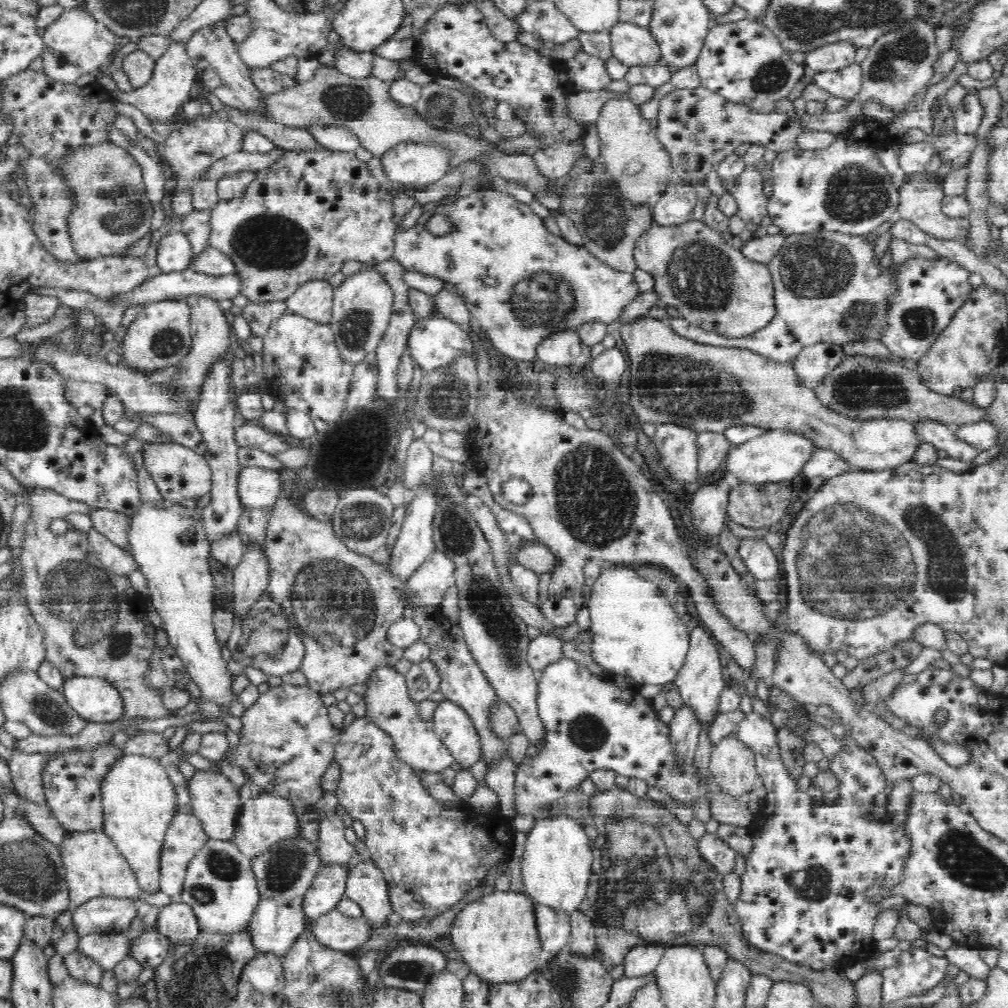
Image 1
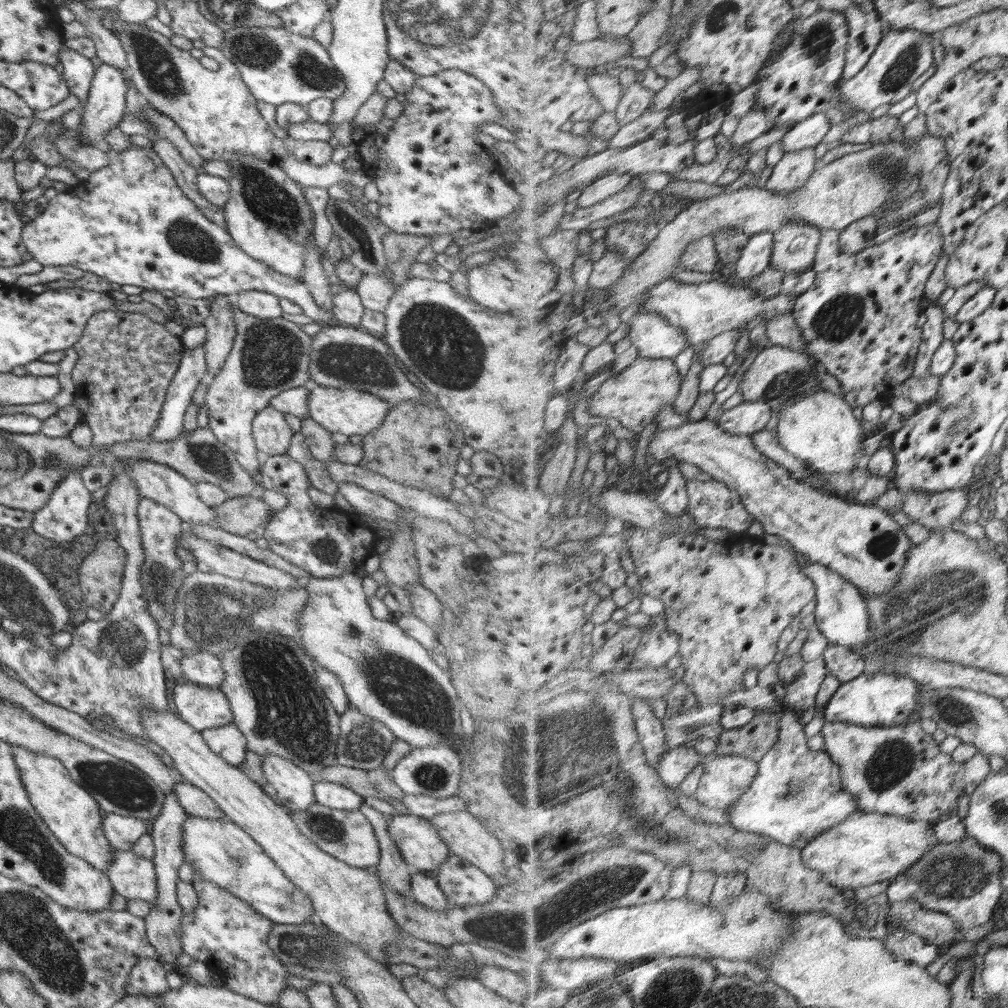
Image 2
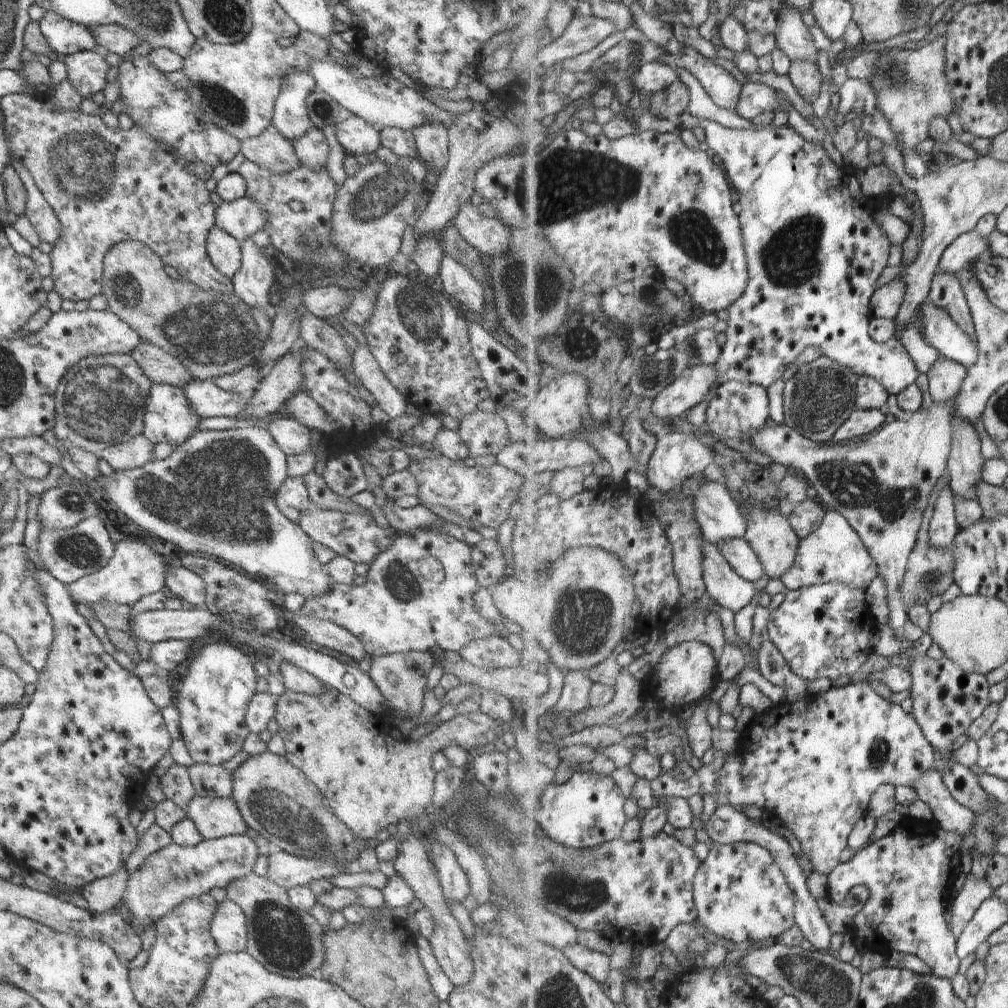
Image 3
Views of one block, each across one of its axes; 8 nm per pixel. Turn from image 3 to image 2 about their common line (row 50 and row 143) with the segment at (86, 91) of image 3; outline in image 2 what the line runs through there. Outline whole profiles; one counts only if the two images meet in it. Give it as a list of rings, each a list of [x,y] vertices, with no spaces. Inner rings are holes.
[[[102,63],[100,67],[95,68],[87,101],[83,108],[80,108],[83,122],[79,130],[83,142],[102,145],[107,132],[120,126],[123,112],[125,112],[125,96],[129,89],[126,79],[119,68],[109,64]]]

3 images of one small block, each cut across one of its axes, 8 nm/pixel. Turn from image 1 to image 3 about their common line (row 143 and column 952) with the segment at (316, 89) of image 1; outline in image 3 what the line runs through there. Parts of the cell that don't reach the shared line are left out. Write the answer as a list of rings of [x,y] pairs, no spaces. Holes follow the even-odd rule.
[[[942,354],[928,374],[932,399],[940,404],[956,400],[962,394],[968,370],[966,365]],[[958,418],[954,422],[954,442],[949,461],[953,491],[968,500],[979,500],[978,486],[985,481],[986,461],[976,426],[970,420]]]

